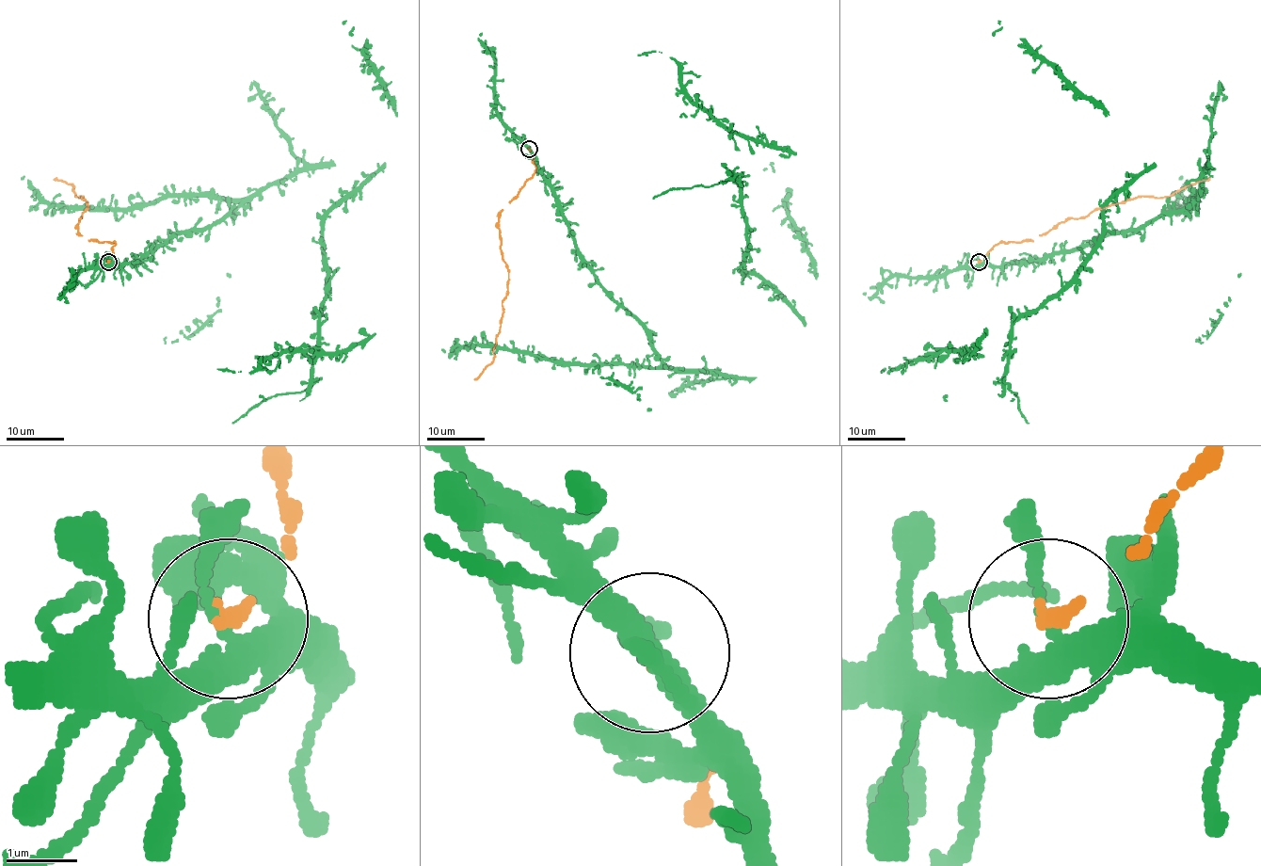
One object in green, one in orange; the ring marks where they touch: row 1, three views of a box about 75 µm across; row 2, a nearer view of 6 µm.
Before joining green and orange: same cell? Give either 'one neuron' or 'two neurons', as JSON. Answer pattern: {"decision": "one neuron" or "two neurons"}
{"decision": "two neurons"}

